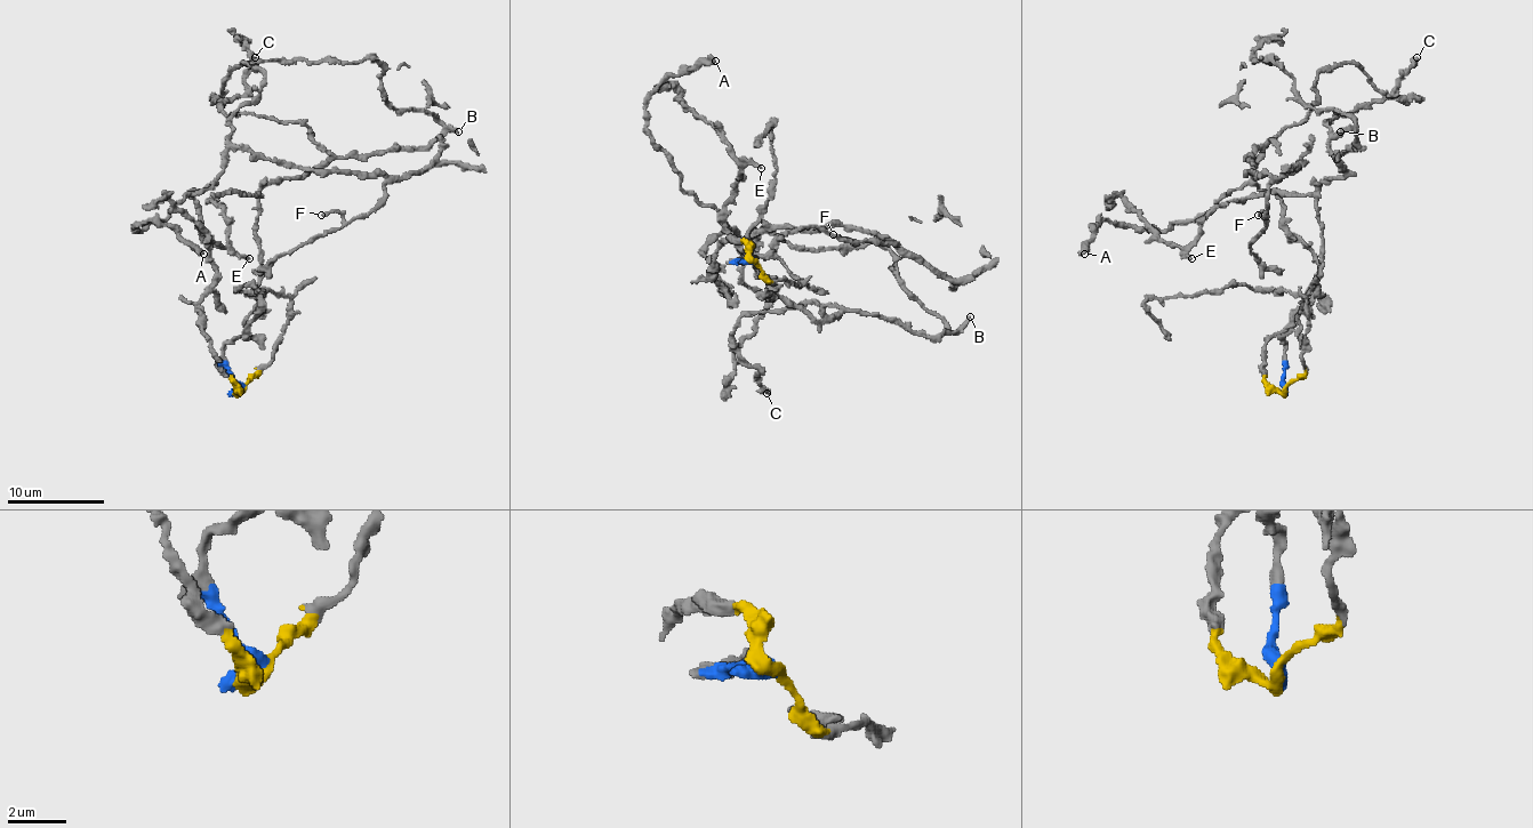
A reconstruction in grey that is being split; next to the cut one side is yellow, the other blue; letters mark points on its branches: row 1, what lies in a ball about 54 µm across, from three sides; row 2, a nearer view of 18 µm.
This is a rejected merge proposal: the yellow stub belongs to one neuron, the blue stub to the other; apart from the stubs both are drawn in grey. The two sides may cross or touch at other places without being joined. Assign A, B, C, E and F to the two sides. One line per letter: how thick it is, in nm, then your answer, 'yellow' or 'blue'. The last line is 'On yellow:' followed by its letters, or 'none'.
A: 480 nm | yellow
B: 240 nm | blue
C: 440 nm | blue
E: 240 nm | blue
F: 190 nm | yellow
On yellow: A, F

